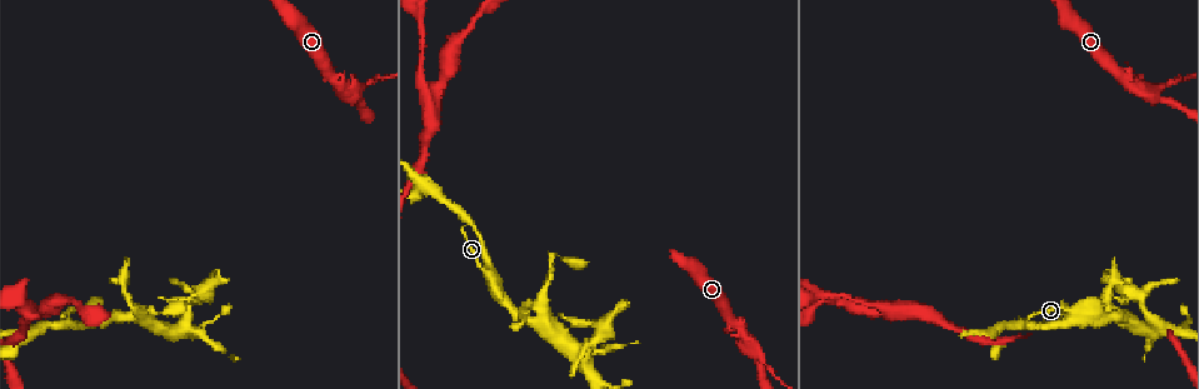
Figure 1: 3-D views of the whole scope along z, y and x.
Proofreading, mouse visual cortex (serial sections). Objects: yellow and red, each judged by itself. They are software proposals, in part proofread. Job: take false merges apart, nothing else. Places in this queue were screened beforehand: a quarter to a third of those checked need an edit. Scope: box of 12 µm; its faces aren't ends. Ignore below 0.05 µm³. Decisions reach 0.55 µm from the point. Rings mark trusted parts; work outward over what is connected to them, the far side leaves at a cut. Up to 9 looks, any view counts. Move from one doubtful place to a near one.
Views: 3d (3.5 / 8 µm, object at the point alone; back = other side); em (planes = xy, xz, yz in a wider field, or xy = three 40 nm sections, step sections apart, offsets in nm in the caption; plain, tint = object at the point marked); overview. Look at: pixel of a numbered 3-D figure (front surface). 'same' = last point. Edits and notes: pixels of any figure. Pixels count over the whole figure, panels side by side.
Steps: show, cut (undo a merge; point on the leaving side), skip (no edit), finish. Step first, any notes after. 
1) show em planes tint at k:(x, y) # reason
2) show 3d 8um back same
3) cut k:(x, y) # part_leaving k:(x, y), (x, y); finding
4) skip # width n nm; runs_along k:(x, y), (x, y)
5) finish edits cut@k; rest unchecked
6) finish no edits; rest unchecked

show 3d 3.5um at 1:(754, 353) # arms part here

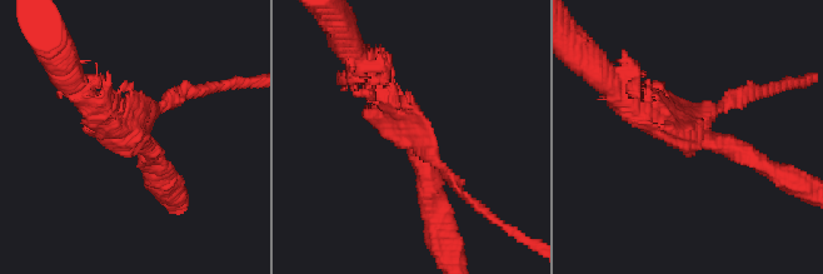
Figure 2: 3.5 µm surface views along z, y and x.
show em planes tint at 2:(694, 127) # need the tissue

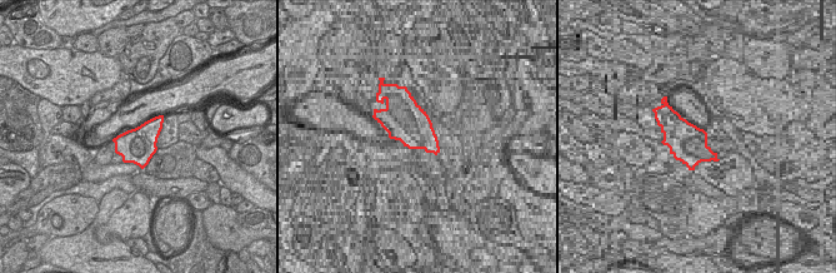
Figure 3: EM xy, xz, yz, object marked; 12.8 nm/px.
cut 2:(171, 96) # two cells meet here

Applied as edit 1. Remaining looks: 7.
show overview # redraw

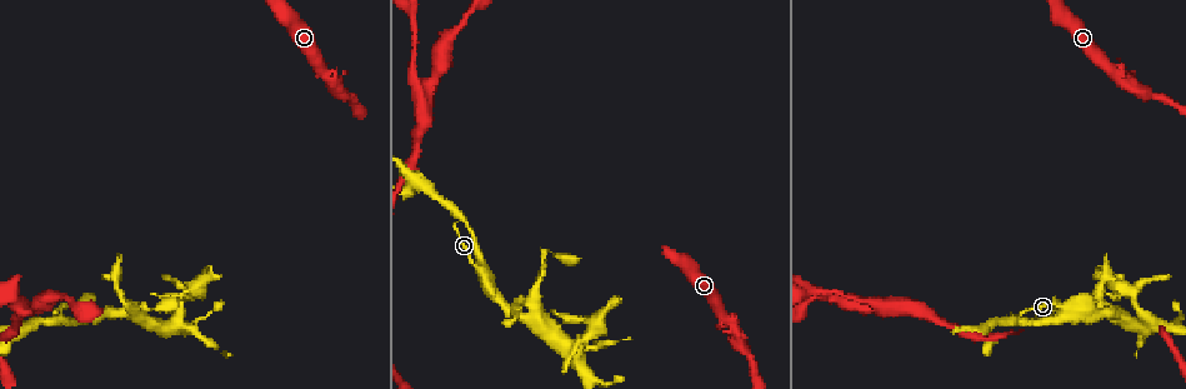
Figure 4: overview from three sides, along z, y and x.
show 3d 3.5um at 4:(1116, 314) # sharp bend

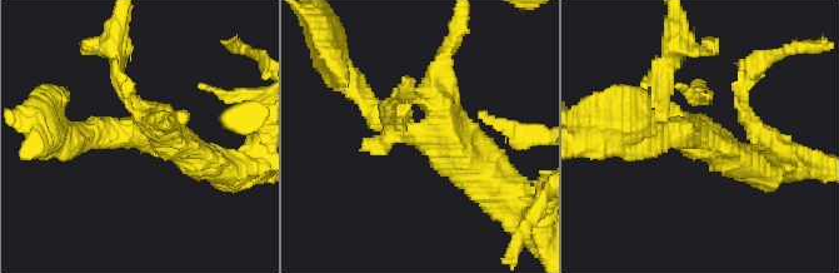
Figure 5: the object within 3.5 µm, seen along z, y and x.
show em xy step 2 tint at 5:(151, 136)

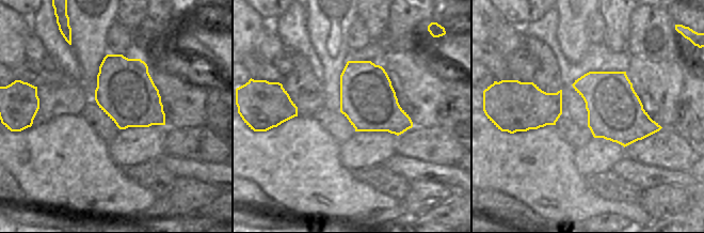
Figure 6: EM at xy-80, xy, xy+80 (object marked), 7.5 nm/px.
show em planes tint same

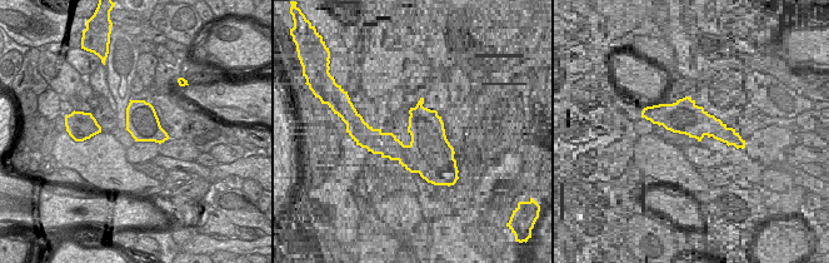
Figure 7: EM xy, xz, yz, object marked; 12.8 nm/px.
skip # runs_along 5:(361, 95), (493, 182); all the same cell

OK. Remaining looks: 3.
show 3d 3.5um at 4:(151, 310) # a narrow waist

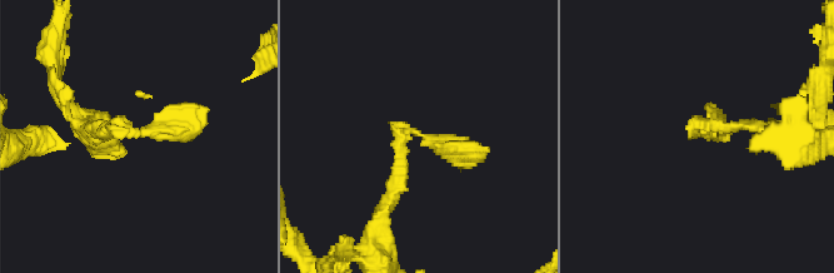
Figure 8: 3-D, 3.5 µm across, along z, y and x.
show em xy step 1 tint at 8:(140, 133) # now the EM

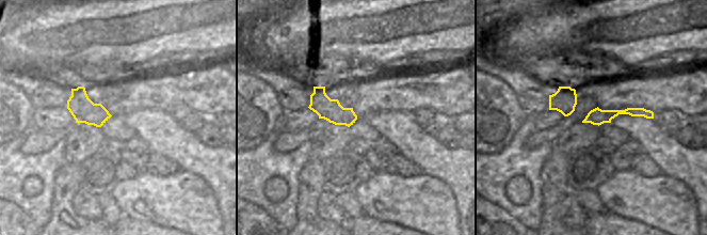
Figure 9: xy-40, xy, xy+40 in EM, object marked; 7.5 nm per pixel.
skip # runs_along 8:(388, 199), (408, 132), (488, 148); all the same cell

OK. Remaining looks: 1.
finish edits cut@2; rest unchecked

